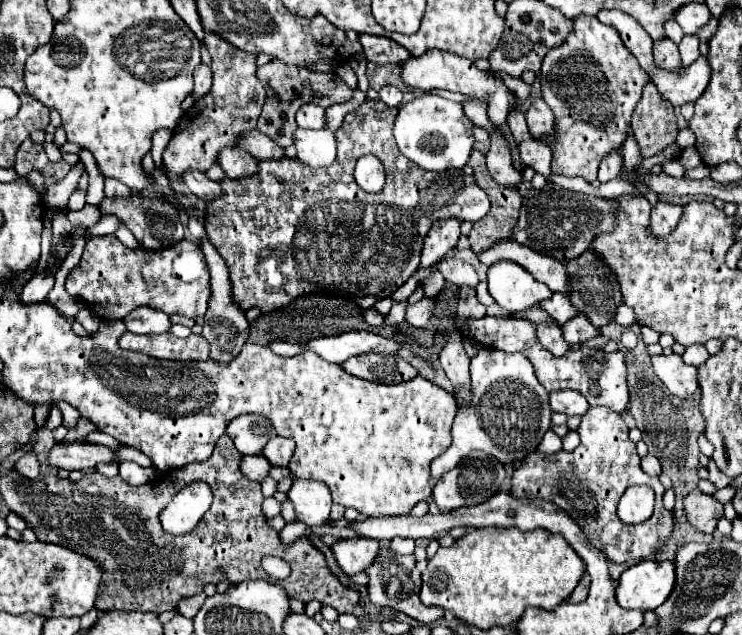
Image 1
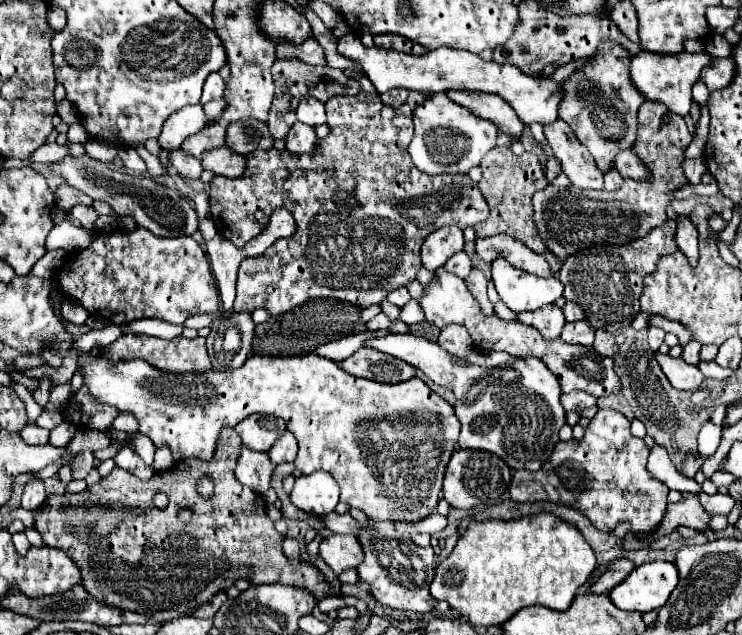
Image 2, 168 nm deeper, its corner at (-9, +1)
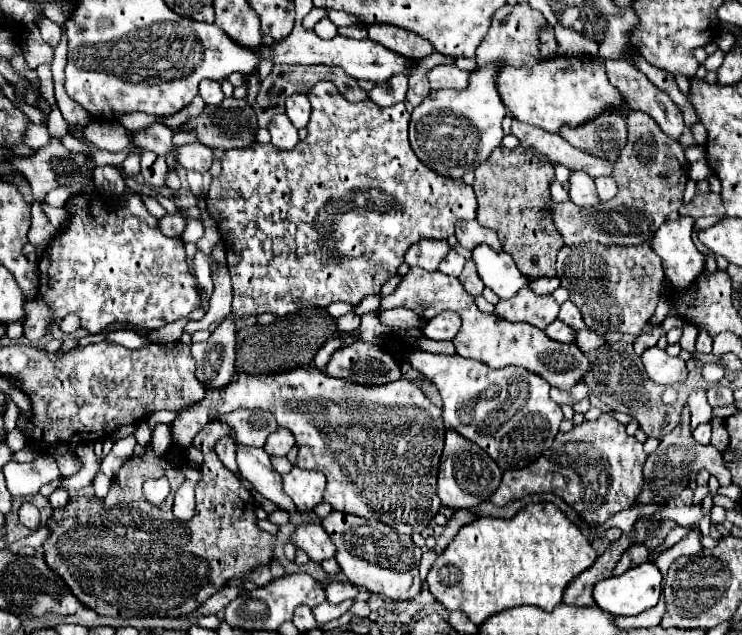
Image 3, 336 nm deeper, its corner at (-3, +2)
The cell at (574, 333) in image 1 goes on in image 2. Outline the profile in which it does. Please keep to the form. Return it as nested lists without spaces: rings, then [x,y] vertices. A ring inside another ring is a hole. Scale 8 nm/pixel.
[[[585,320],[565,324],[565,328],[561,330],[561,340],[569,342],[569,344],[591,346],[591,344],[593,344],[593,328],[591,328],[589,322],[585,322]]]

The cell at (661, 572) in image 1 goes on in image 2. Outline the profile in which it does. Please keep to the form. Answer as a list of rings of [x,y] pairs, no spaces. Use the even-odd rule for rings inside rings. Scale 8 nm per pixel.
[[[649,562],[637,566],[621,584],[609,592],[609,598],[621,610],[635,610],[645,614],[661,608],[677,582],[679,576],[675,564]]]

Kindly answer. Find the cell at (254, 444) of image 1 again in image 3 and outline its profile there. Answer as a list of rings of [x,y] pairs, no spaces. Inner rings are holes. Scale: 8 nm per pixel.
[[[237,409],[235,413],[227,413],[227,417],[219,417],[225,421],[233,431],[241,445],[263,447],[267,437],[279,427],[273,413],[261,409]]]

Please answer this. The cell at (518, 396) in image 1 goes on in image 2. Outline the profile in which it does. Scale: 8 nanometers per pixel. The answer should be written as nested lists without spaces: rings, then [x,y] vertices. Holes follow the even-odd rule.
[[[387,334],[383,338],[367,340],[365,346],[381,350],[383,354],[391,354],[421,370],[435,384],[453,390],[457,398],[455,414],[461,422],[461,434],[459,434],[461,448],[493,452],[499,458],[503,458],[513,470],[533,472],[539,470],[549,460],[555,444],[559,442],[559,430],[565,424],[565,410],[559,402],[561,396],[559,382],[539,358],[515,358],[505,352],[483,352],[483,350],[475,350],[467,358],[453,358],[447,350],[441,350],[437,342],[429,342],[413,334]]]

